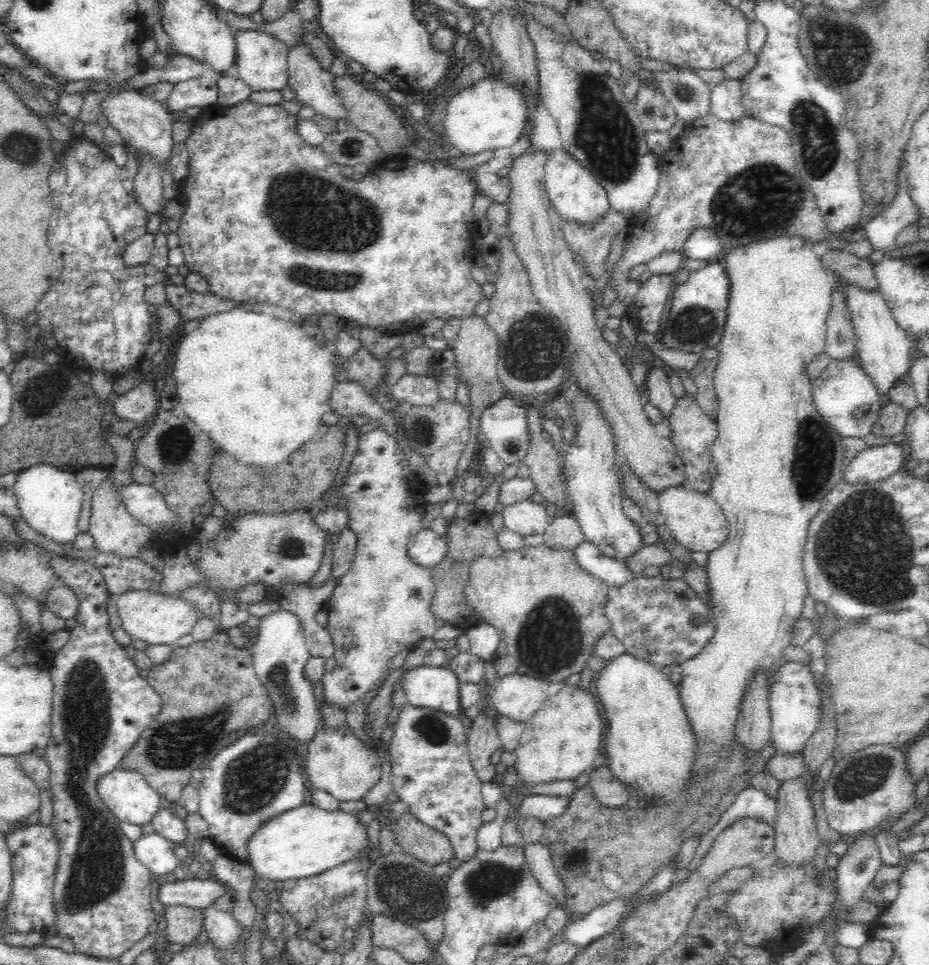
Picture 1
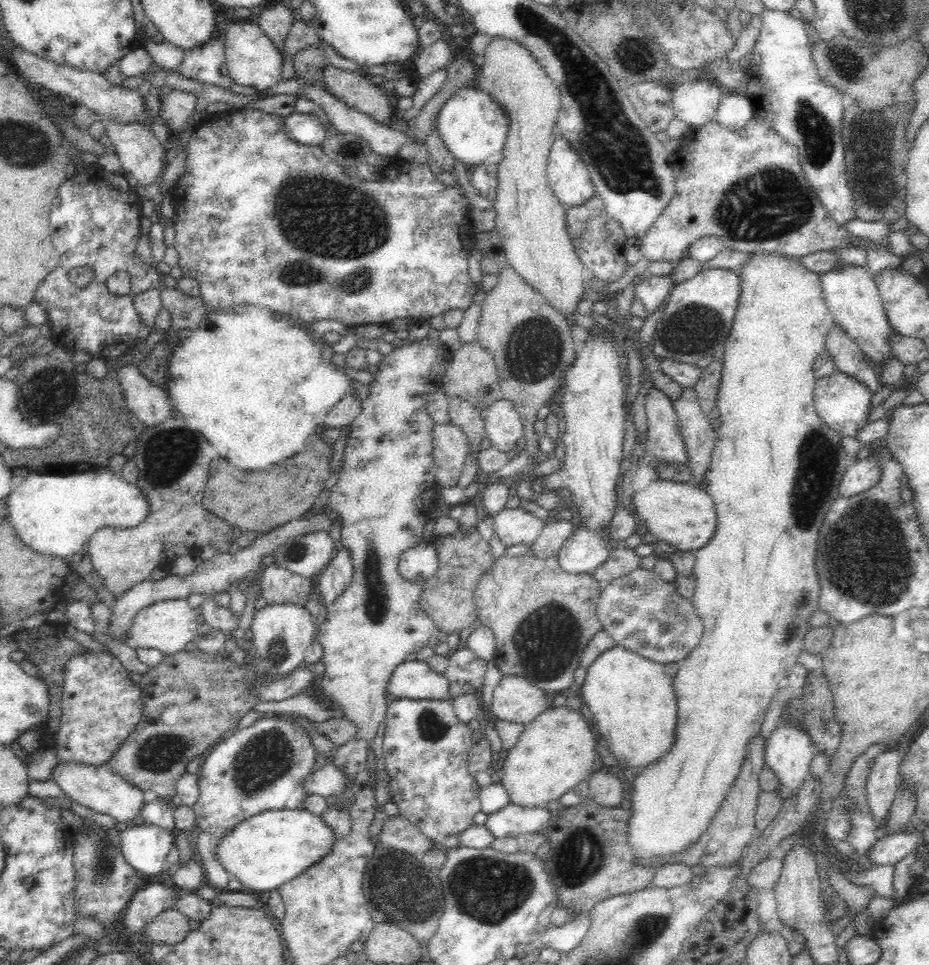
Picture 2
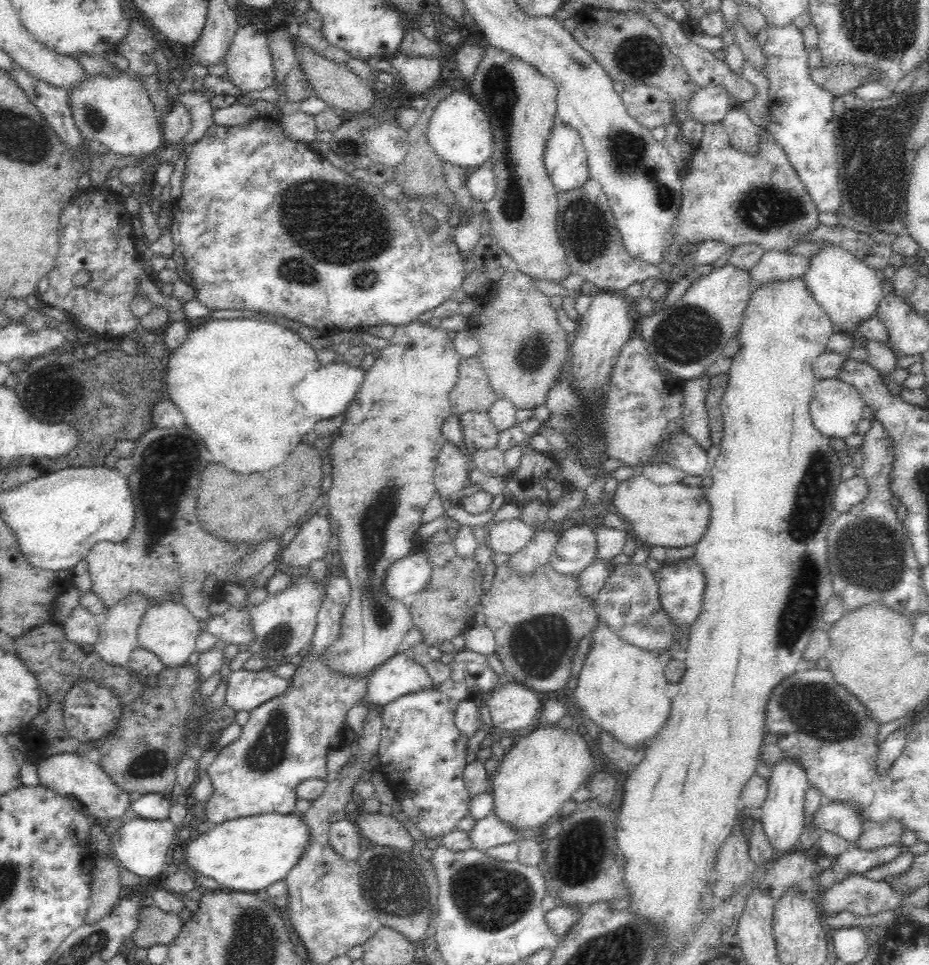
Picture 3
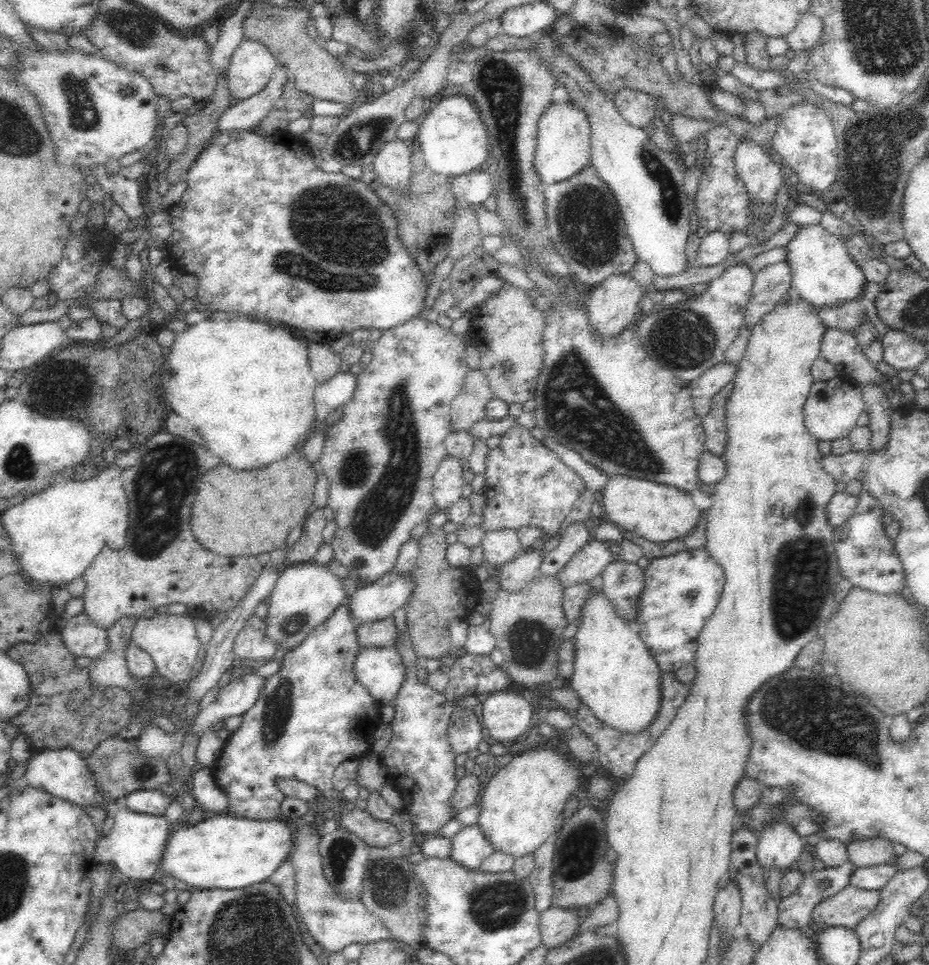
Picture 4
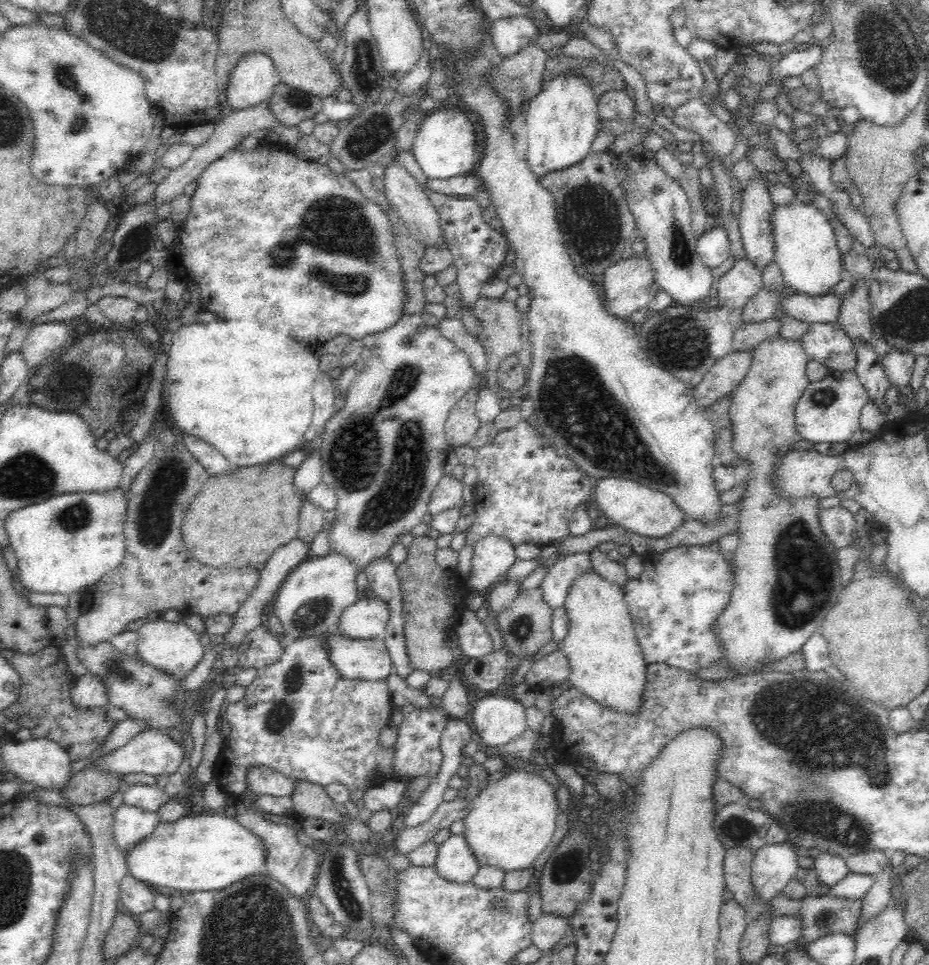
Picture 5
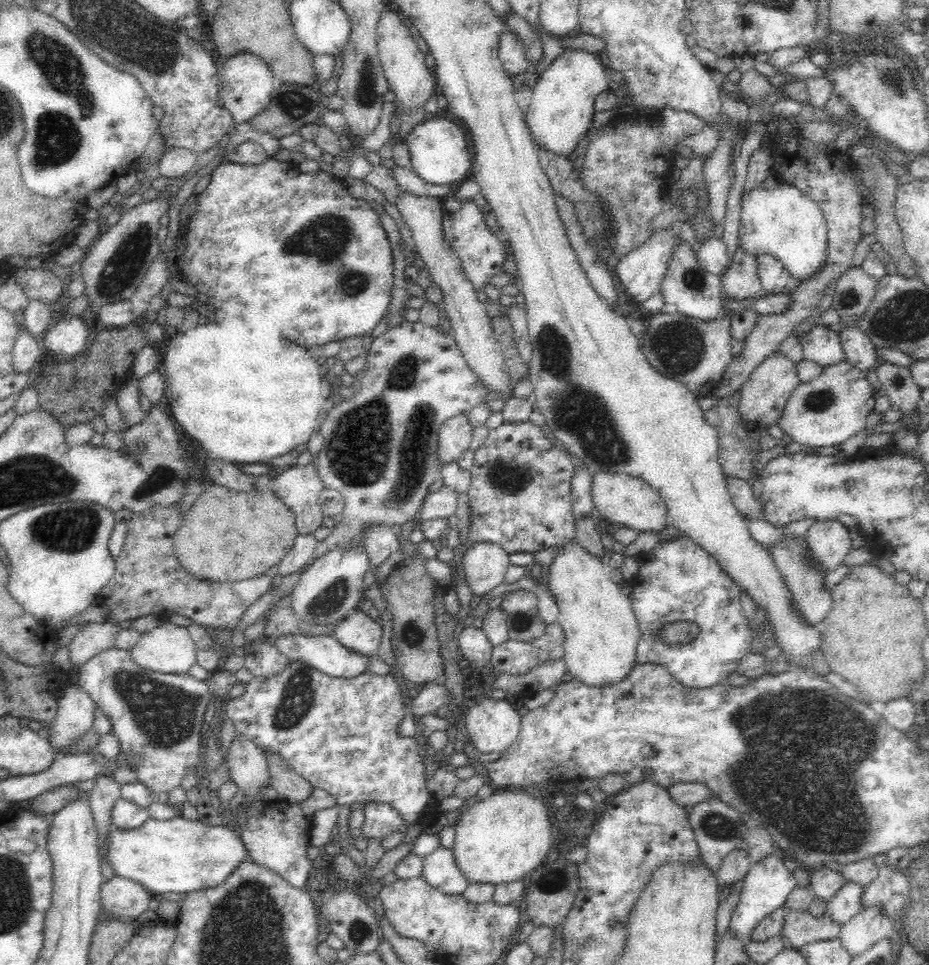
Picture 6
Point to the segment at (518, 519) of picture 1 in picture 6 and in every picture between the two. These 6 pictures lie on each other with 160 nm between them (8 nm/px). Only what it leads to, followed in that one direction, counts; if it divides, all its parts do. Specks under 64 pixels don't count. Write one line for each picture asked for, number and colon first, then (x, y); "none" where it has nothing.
2: (513, 526)
3: (507, 537)
4: (499, 547)
5: (493, 556)
6: (483, 564)

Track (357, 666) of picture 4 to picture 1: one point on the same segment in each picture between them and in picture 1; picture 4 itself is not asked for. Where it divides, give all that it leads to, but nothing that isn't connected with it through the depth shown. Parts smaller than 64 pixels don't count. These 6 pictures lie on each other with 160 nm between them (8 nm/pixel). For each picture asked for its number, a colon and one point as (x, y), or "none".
1: (425, 686)
2: (415, 679)
3: (399, 675)

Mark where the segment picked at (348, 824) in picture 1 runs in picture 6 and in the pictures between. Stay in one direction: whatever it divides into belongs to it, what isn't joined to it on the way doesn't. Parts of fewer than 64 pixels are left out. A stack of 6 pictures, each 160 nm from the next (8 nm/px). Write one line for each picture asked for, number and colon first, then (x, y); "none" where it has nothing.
2: (263, 852)
3: (248, 854)
4: (223, 852)
5: (208, 852)
6: (176, 855)

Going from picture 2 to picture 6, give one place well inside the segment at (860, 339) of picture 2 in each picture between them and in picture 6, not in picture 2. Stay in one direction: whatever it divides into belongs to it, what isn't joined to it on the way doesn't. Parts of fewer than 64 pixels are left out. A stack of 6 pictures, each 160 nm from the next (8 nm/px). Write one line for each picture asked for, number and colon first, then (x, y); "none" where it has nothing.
3: (849, 291)
4: (821, 272)
5: (806, 252)
6: (782, 221)

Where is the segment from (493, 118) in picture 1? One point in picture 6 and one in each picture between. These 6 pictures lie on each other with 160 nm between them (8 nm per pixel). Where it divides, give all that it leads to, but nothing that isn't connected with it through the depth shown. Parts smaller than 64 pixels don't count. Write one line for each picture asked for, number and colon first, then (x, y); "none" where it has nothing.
2: (471, 125)
3: (458, 131)
4: (452, 137)
5: (444, 146)
6: (439, 155)

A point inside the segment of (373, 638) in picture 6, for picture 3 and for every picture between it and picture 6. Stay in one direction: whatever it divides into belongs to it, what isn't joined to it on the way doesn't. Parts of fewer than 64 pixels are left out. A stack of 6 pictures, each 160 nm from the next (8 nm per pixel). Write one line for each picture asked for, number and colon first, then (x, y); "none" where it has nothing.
3: (407, 576)
4: (381, 599)
5: (367, 618)

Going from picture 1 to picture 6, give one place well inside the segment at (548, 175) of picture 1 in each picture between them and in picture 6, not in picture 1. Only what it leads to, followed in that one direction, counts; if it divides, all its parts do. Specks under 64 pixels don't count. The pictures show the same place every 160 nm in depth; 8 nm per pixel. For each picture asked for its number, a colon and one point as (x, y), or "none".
2: (568, 176)
3: (565, 159)
4: (563, 134)
5: (561, 122)
6: (562, 103)

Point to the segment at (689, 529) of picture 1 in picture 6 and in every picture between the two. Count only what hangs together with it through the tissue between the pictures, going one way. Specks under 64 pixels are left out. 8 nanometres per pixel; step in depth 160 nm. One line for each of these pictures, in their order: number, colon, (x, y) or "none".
2: (676, 514)
3: (670, 516)
4: (656, 512)
5: (647, 512)
6: (622, 499)

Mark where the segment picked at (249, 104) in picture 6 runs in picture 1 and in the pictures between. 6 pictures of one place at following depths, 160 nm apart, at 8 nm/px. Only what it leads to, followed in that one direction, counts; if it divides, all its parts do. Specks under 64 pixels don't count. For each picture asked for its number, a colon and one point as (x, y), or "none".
1: (261, 60)
2: (252, 59)
3: (248, 62)
4: (251, 68)
5: (251, 82)

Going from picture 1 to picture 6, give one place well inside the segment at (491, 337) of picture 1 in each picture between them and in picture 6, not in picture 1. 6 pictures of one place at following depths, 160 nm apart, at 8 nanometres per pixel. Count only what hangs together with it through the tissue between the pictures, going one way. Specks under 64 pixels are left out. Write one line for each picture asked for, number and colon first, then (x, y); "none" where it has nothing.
2: (471, 374)
3: (472, 392)
4: (469, 407)
5: (462, 425)
6: (455, 436)

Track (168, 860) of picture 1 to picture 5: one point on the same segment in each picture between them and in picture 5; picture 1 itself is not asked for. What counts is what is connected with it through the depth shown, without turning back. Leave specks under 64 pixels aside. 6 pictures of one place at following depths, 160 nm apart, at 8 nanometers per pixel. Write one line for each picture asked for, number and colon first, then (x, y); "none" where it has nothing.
2: (145, 847)
3: (143, 846)
4: (134, 845)
5: (131, 823)

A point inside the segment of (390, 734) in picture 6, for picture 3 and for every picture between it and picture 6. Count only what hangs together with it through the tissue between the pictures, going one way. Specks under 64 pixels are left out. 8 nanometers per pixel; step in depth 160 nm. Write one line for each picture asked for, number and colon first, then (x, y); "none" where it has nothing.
3: (286, 740)
4: (311, 716)
5: (299, 716)

